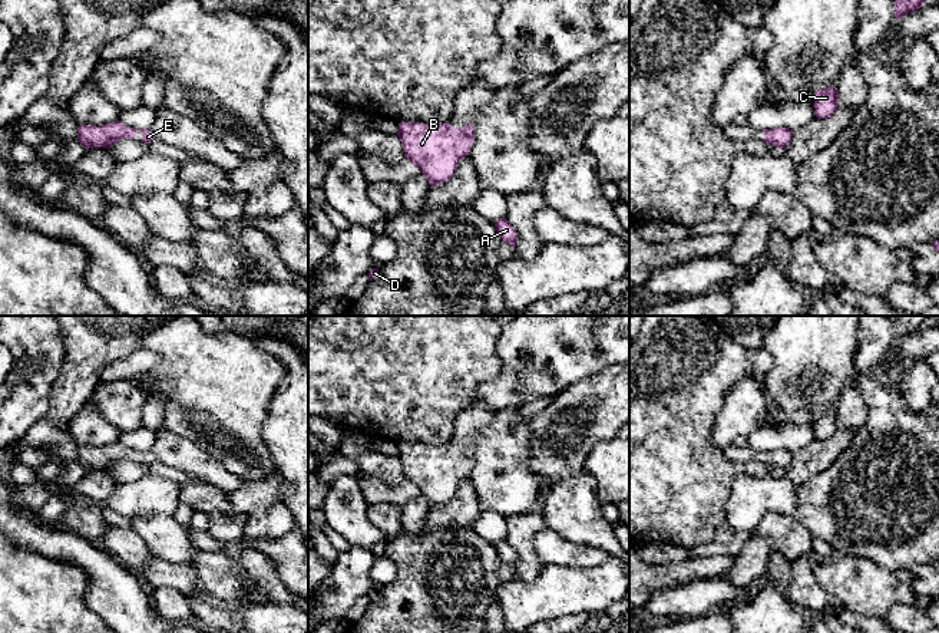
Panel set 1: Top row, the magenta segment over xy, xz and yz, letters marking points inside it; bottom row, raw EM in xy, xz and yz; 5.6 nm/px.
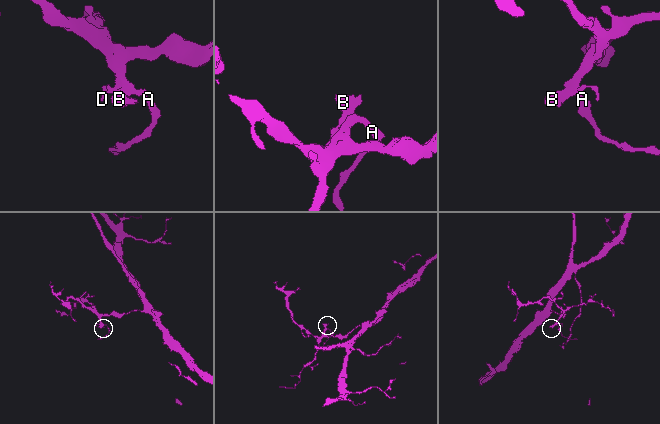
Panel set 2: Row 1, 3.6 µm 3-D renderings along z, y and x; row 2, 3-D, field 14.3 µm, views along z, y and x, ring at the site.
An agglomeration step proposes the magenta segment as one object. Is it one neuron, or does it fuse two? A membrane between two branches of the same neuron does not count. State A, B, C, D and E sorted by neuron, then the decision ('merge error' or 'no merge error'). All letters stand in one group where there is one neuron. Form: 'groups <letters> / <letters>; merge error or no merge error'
groups A B C D E; no merge error

